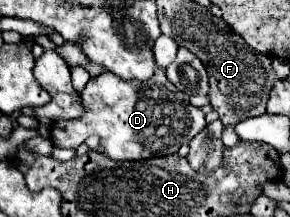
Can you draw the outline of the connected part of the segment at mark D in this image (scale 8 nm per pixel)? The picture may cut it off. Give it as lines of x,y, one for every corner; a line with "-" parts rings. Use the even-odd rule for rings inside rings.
157,68
149,82
121,80
111,72
103,72
87,82
81,92
83,116
75,120
53,122
51,138
57,148
75,150
89,136
101,138
101,152
113,160
149,160
153,156
177,154
183,144
201,132
207,124
201,108
189,104
189,96
177,90
167,78
163,68

